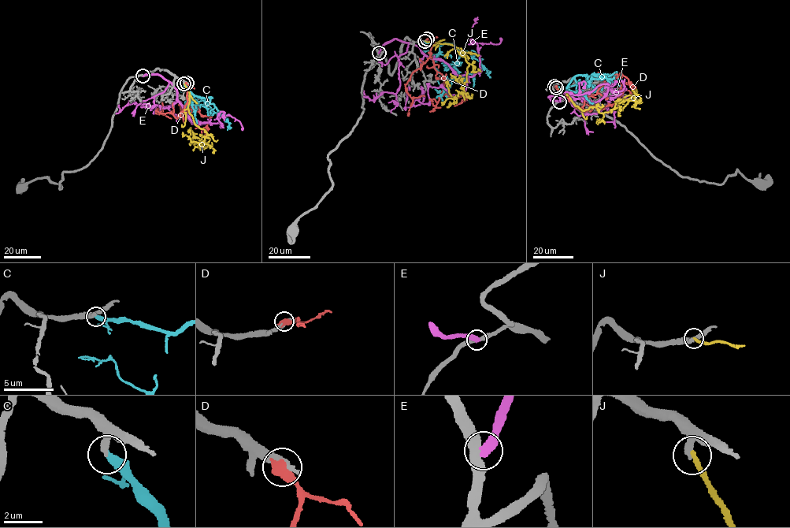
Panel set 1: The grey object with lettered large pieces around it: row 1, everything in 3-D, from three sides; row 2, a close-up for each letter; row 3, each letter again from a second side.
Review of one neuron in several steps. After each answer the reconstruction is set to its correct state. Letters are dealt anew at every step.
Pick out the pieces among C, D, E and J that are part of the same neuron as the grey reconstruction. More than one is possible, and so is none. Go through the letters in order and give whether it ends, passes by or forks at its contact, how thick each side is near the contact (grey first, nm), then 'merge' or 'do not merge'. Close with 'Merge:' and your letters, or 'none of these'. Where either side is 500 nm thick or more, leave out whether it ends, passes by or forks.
C: it ends; calibres 280 and 400 nm; merge
D: calibres 440 and 550 nm; do not merge
E: it ends; calibres 400 and 440 nm; do not merge
J: it ends; calibres 320 and 240 nm; do not merge
Merge: C

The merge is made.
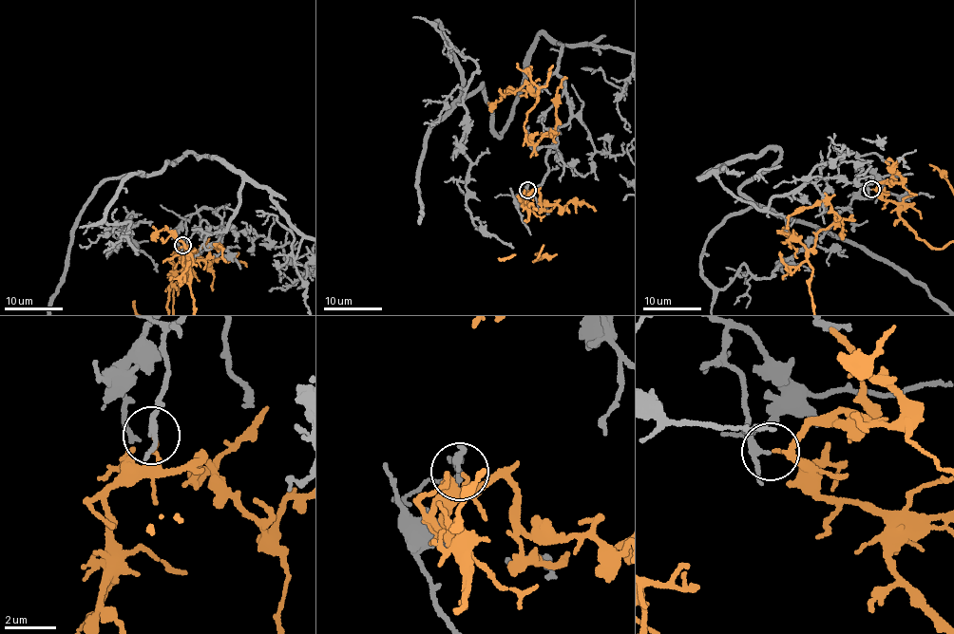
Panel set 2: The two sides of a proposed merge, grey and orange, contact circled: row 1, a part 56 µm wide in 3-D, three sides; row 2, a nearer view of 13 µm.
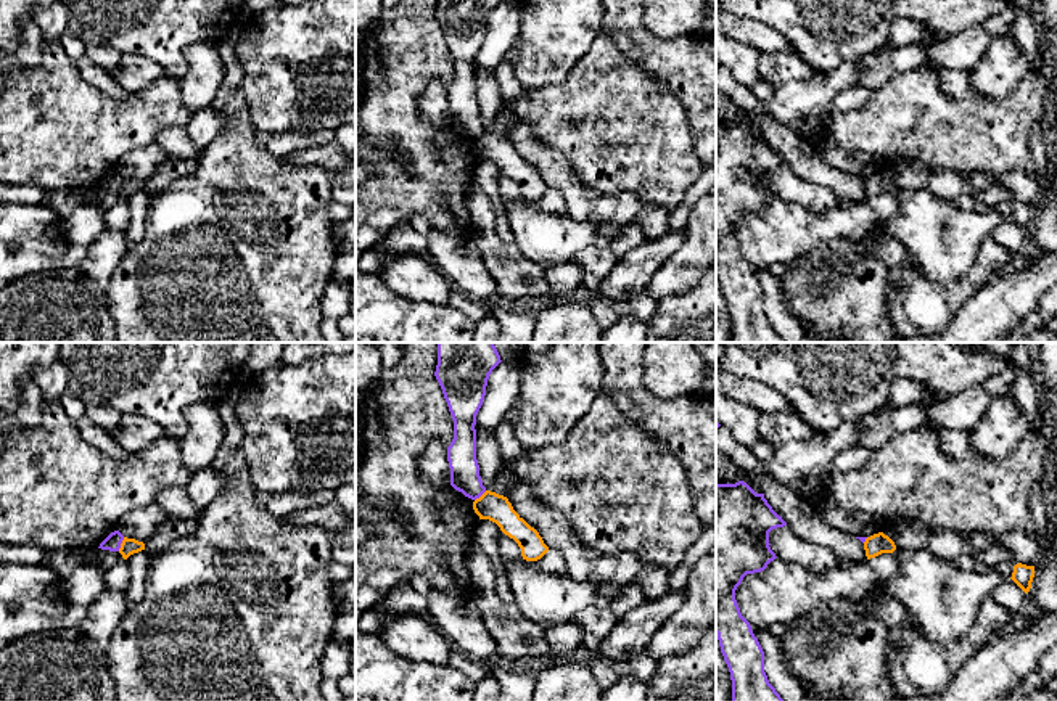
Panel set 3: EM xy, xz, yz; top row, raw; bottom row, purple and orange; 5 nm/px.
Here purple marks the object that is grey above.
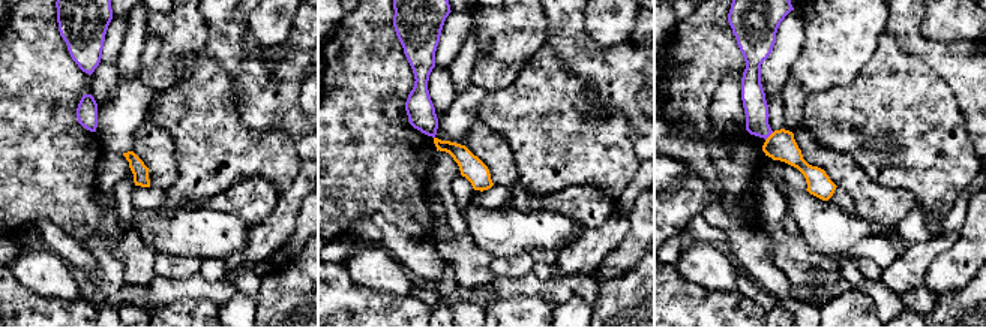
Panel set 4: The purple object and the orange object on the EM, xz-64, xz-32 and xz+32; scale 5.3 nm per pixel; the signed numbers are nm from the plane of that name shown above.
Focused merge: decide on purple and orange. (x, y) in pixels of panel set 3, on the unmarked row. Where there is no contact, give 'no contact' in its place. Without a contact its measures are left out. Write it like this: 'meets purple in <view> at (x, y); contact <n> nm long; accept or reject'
meets purple in xy at (121, 182); contact 80 nm long; reject

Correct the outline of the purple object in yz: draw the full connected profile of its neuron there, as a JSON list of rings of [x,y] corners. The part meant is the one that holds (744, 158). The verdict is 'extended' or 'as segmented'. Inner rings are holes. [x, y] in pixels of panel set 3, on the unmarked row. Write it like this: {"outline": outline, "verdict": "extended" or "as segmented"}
{"outline": [[[746,122],[716,124],[716,275],[730,312],[732,342],[785,342],[767,320],[764,312],[764,291],[735,240],[735,230],[743,217],[764,211],[777,198],[769,187],[769,172],[783,166],[787,162],[772,150],[764,133],[756,133]]], "verdict": "as segmented"}

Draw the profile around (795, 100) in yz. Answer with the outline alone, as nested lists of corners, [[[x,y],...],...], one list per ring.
[[[861,59],[843,63],[808,80],[785,82],[769,101],[763,103],[763,111],[783,125],[819,116],[832,106],[841,90],[856,84],[859,63]]]

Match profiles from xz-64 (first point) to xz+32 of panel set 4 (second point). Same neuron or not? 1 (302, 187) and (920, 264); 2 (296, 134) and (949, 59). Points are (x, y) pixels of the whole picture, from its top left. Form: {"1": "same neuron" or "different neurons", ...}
{"1": "same neuron", "2": "same neuron"}

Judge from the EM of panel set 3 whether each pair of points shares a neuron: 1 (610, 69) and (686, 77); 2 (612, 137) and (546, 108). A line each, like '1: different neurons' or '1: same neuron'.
1: different neurons
2: same neuron

